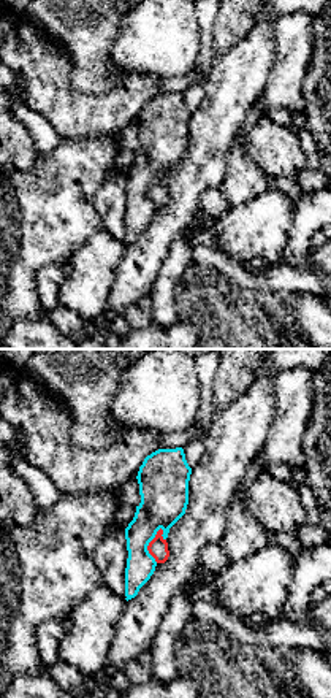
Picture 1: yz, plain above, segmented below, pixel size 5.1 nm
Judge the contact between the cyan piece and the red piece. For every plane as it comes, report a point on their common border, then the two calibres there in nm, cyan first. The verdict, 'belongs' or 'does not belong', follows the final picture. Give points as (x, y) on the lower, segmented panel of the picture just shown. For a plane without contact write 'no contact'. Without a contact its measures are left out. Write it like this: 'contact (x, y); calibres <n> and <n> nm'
contact (148, 544); calibres 240 and 100 nm

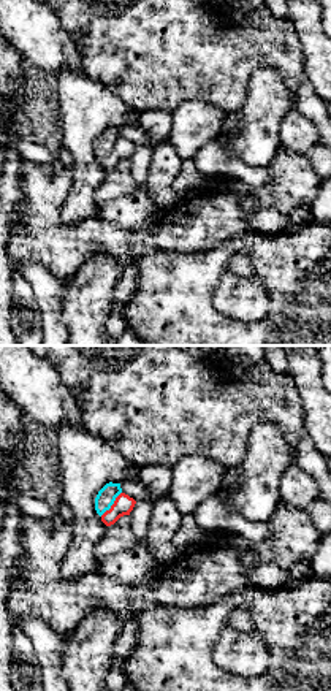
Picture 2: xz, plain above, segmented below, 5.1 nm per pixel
contact (113, 503); calibres 90 and 100 nm

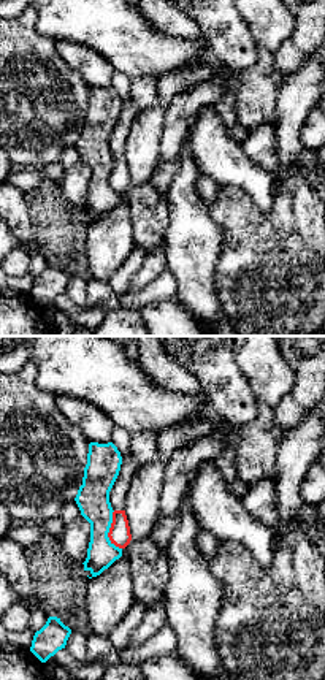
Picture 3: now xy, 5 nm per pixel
contact (108, 531); calibres 170 and 110 nm

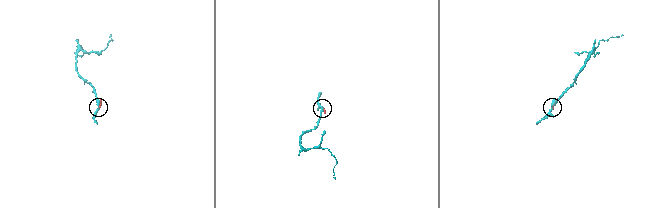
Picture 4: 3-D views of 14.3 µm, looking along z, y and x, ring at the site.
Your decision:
does not belong

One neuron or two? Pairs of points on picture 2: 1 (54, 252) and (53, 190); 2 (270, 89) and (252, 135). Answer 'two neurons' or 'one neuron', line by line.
1: one neuron
2: one neuron

